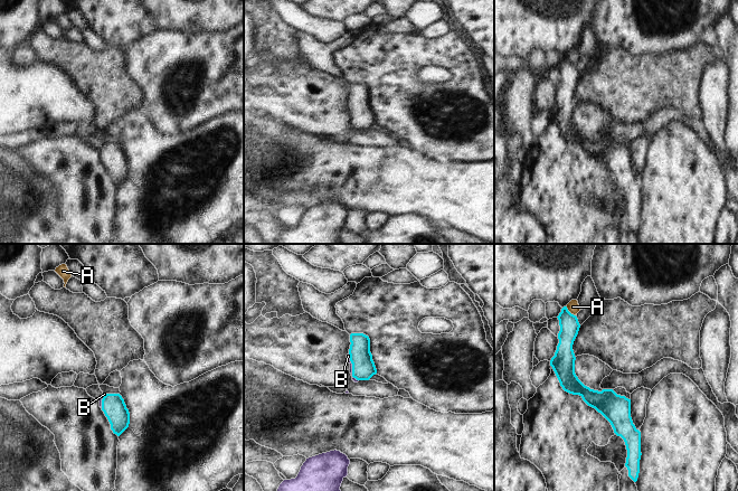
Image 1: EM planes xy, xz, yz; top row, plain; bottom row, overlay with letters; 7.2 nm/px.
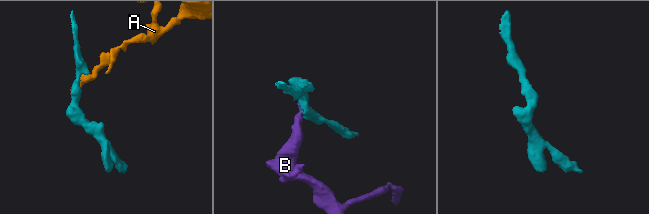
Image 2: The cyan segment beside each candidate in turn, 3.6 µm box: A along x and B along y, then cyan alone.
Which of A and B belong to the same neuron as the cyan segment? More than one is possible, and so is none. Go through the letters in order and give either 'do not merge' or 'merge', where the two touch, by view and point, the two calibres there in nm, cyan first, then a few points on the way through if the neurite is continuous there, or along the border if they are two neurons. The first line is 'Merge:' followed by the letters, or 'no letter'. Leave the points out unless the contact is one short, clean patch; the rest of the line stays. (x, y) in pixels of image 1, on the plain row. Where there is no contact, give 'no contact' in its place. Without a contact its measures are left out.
Merge: B
A: do not merge; meets cyan in yz at (568, 60); 140 nm thick on the cyan side, 90 nm on the other; border along yz (566, 55), (575, 65)
B: merge; meets cyan in xz at (352, 117); 170 nm thick on the cyan side, 30 nm on the other; runs through xz (363, 117), (352, 117), (348, 105)

